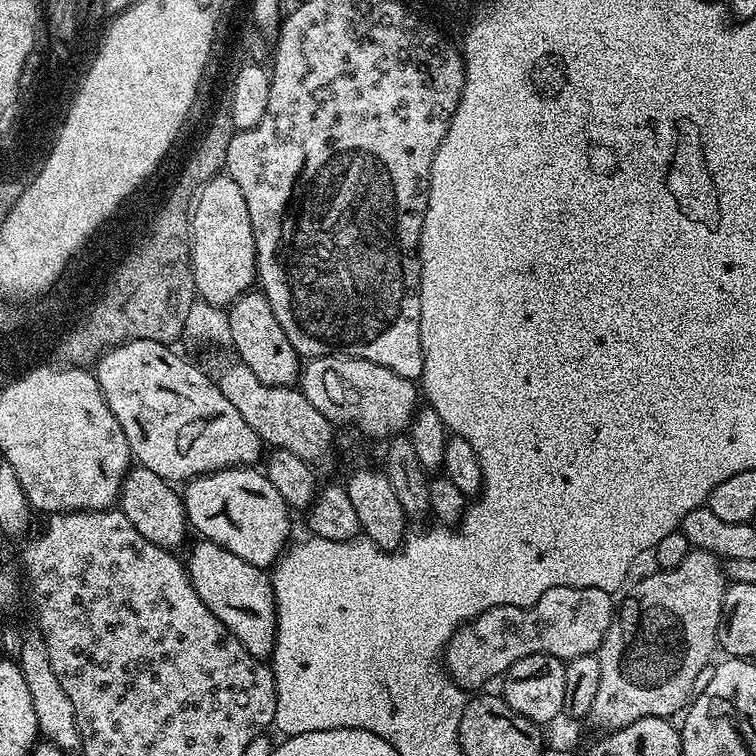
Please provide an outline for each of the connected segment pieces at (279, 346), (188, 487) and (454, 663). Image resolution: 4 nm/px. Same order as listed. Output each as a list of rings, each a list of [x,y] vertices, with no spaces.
[[[259,290],[243,292],[238,299],[227,305],[230,322],[230,344],[236,347],[239,363],[244,364],[258,378],[258,382],[292,386],[300,379],[302,358],[294,350],[290,338],[286,338],[286,330],[278,326],[278,318],[274,318],[274,310],[270,310],[270,302]]]
[[[252,466],[239,468],[223,468],[217,472],[207,472],[204,476],[196,476],[193,480],[183,485],[184,513],[188,515],[188,523],[193,529],[200,531],[203,539],[214,542],[230,554],[238,554],[242,562],[250,562],[250,566],[268,570],[275,565],[285,551],[288,540],[288,515],[290,509],[288,503],[274,490],[274,486],[268,480],[263,471]]]
[[[554,586],[550,590],[546,590],[546,594],[542,594],[542,598],[538,598],[538,602],[534,602],[528,608],[519,608],[518,606],[494,606],[490,610],[486,610],[482,614],[478,614],[474,620],[468,621],[467,624],[463,624],[460,628],[457,628],[456,632],[450,638],[447,648],[444,649],[442,657],[443,663],[446,665],[446,671],[452,678],[452,683],[459,686],[461,689],[469,690],[468,688],[476,688],[472,690],[480,690],[487,680],[503,677],[510,666],[514,666],[514,662],[518,662],[518,658],[526,658],[530,654],[546,654],[547,656],[553,656],[562,661],[570,661],[579,656],[593,655],[599,649],[600,643],[604,641],[604,635],[606,630],[610,626],[612,617],[614,615],[614,596],[613,593],[606,590],[598,590],[597,588],[575,588],[574,586]]]

